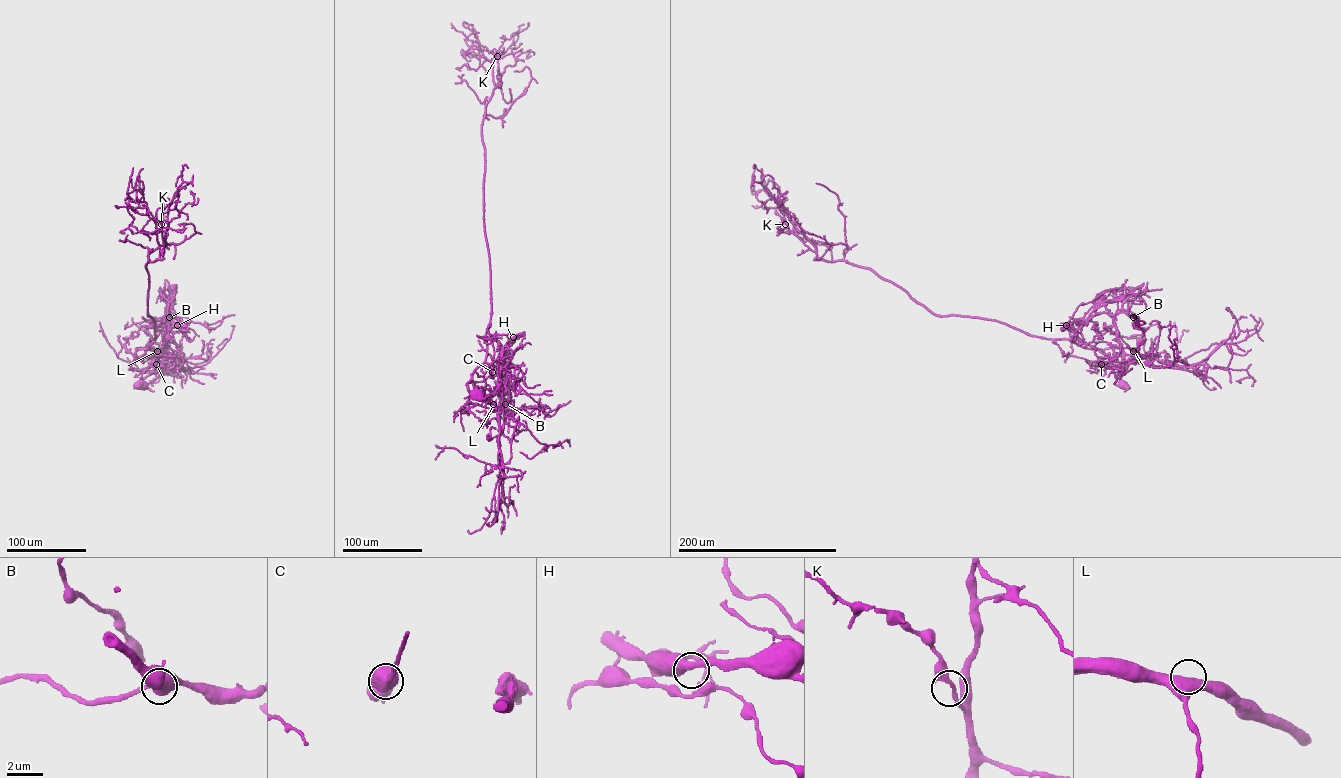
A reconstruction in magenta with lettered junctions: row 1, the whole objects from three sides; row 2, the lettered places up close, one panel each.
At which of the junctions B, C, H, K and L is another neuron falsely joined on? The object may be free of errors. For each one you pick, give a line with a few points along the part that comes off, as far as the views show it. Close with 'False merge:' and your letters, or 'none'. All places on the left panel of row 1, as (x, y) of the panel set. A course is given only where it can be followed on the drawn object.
False merge: none

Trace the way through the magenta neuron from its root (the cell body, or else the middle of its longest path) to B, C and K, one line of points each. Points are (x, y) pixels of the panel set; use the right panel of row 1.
B: (1121, 385), (1116, 376), (1122, 370), (1123, 349), (1114, 317), (1125, 312), (1133, 317)
C: (1121, 385), (1116, 376), (1125, 371), (1115, 367), (1102, 350), (1067, 339), (1052, 341), (1065, 355), (1101, 364)
K: (1121, 385), (1116, 376), (1125, 371), (1099, 349), (936, 315), (869, 269), (818, 260), (785, 224)

